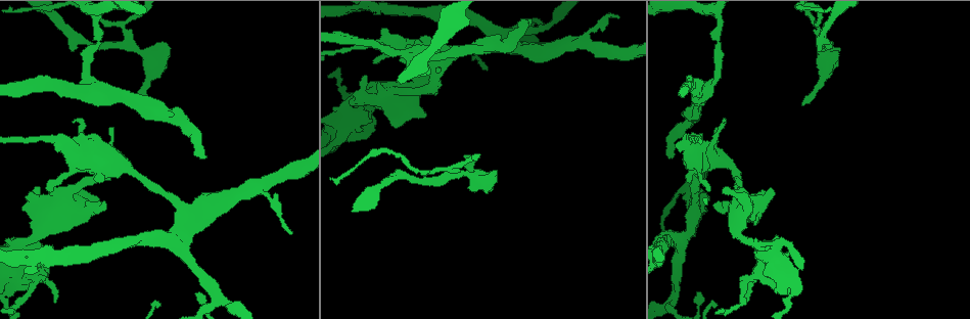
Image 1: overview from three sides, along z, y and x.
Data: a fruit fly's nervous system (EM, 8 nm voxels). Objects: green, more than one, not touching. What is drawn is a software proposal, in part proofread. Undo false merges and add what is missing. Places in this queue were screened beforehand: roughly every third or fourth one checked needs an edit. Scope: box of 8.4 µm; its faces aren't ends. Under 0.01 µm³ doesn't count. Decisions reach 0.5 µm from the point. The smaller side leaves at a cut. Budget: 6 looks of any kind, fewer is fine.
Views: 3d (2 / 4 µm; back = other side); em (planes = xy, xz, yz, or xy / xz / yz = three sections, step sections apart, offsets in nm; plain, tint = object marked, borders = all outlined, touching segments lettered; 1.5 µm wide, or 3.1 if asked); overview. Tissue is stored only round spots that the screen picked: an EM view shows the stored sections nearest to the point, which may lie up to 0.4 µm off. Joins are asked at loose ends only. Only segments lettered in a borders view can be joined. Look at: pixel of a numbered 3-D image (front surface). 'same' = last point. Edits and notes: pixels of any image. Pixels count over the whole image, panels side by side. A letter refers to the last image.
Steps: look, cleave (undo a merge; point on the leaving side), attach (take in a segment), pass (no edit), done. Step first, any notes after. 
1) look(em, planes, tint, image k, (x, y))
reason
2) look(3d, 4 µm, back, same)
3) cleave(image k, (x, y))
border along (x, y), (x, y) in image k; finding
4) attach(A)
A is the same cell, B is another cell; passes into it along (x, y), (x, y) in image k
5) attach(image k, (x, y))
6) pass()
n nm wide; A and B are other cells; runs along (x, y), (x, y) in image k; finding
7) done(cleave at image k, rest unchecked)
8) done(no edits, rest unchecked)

look(em, planes, borders, image 1, (530, 23))
branch stops here

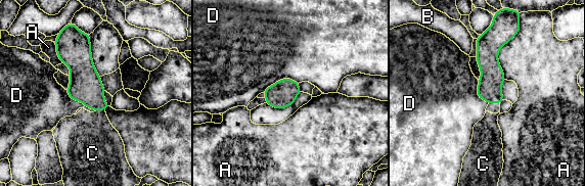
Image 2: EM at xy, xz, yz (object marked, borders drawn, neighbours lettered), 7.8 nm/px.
attach(image 2, (88, 139))
A touches over 380 nm; C is the same cell, A, B and D are other cells; passes into it along (85, 86), (99, 109), (88, 139) in image 2; it goes on there

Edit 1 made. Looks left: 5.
look(3d, 4 µm, image 1, (95, 181))
an open end

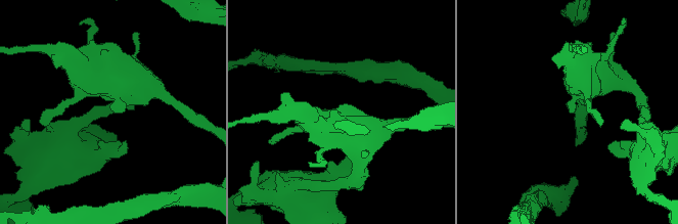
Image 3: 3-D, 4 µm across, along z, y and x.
look(em, planes, borders, image 3, (111, 110))

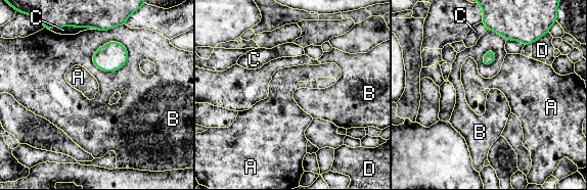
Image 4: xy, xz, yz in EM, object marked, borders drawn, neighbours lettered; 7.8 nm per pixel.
pass()
A, B, C and D are other cells; border along (128, 51), (106, 42), (91, 59) in image 4; none of them fits

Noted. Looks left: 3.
done(attach at image 2, rest unchecked)

